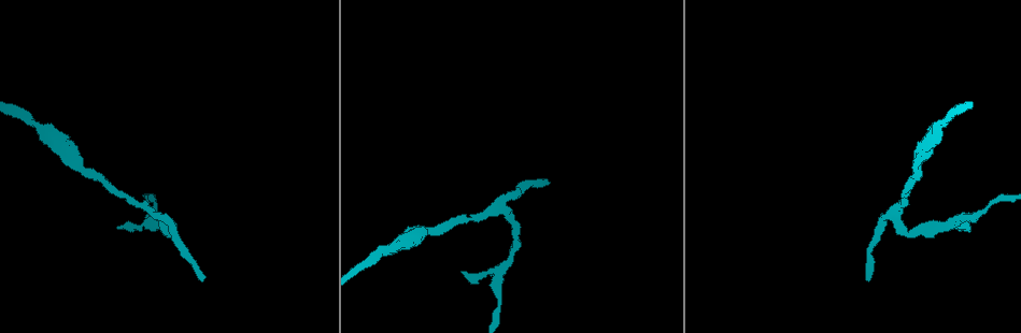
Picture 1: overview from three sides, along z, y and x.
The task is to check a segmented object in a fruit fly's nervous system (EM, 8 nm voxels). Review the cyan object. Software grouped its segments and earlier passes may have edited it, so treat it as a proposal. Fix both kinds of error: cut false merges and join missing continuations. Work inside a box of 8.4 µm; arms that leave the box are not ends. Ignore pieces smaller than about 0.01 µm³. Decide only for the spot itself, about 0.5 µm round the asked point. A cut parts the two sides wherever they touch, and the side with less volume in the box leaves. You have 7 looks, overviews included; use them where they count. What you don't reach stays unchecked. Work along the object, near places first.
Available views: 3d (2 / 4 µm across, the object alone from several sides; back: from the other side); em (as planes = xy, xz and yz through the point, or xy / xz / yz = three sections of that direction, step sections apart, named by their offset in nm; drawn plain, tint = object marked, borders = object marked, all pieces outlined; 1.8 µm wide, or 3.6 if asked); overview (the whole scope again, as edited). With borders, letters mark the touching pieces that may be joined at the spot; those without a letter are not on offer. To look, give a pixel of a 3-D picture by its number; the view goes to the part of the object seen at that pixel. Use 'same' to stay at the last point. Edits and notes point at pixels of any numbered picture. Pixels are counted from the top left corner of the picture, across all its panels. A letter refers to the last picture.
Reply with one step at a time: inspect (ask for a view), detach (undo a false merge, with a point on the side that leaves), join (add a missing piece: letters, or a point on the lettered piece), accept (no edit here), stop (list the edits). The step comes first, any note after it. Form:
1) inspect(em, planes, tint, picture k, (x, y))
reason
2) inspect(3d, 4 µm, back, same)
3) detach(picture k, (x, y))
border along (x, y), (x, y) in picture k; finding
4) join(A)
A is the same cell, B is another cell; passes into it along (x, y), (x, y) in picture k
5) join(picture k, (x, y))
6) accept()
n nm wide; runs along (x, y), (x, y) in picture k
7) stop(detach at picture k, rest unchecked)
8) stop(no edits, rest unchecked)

inspect(em, planes, plain, picture 1, (867, 278))
thin end

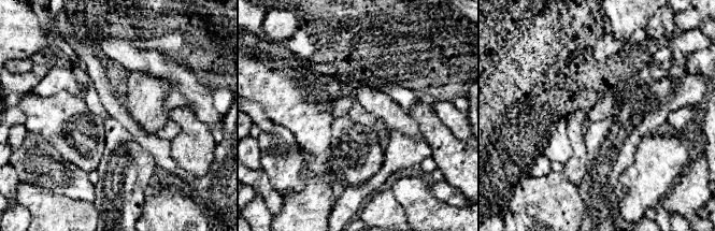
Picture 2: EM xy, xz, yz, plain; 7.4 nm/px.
inspect(em, planes, borders, same)
what lies round it

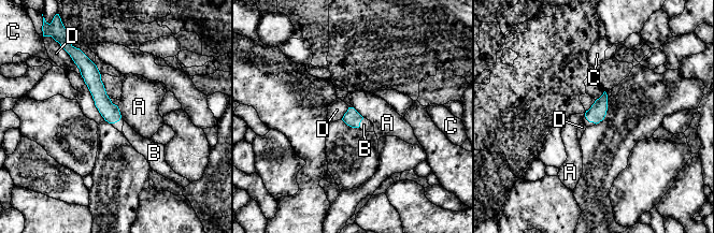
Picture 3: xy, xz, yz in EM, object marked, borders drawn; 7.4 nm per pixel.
join(B)
B is the same cell, A, C and D are other cells; passes into it along (352, 117), (360, 121), (366, 125) in picture 3; it goes on there

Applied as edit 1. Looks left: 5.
inspect(3d, 4 µm, picture 1, (499, 202))
three-way junction

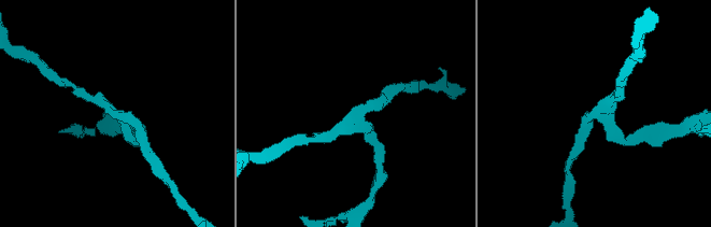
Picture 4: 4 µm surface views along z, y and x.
inspect(em, planes, tint, picture 4, (113, 114))

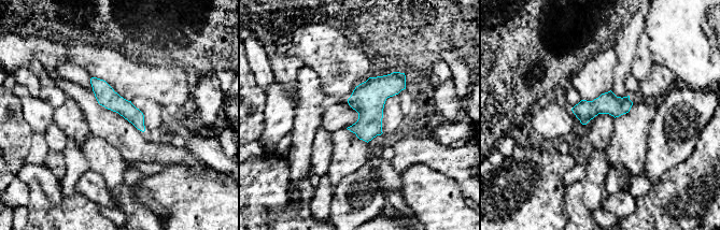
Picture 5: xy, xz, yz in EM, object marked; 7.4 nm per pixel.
inspect(em, planes, borders, same)

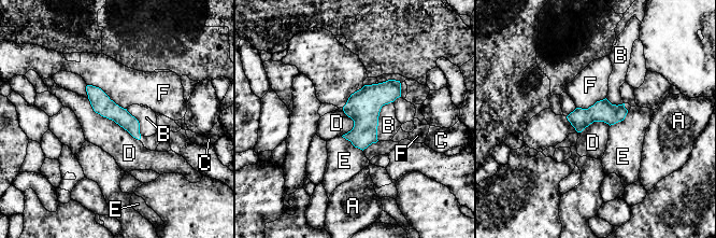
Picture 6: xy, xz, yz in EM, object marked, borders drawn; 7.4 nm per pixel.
accept()
A, B, C, D, E and F are other cells; one neuron here

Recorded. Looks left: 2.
inspect(em, planes, borders, picture 1, (117, 226))
thin end

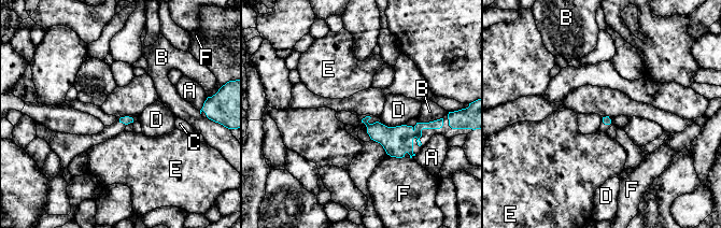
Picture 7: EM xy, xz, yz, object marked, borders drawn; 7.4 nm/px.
accept()
A, B, C, D, E and F are other cells; border along (382, 123), (387, 126), (405, 125) in picture 7; no lettered piece goes on from it

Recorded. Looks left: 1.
stop(join at picture 3, rest unchecked)

